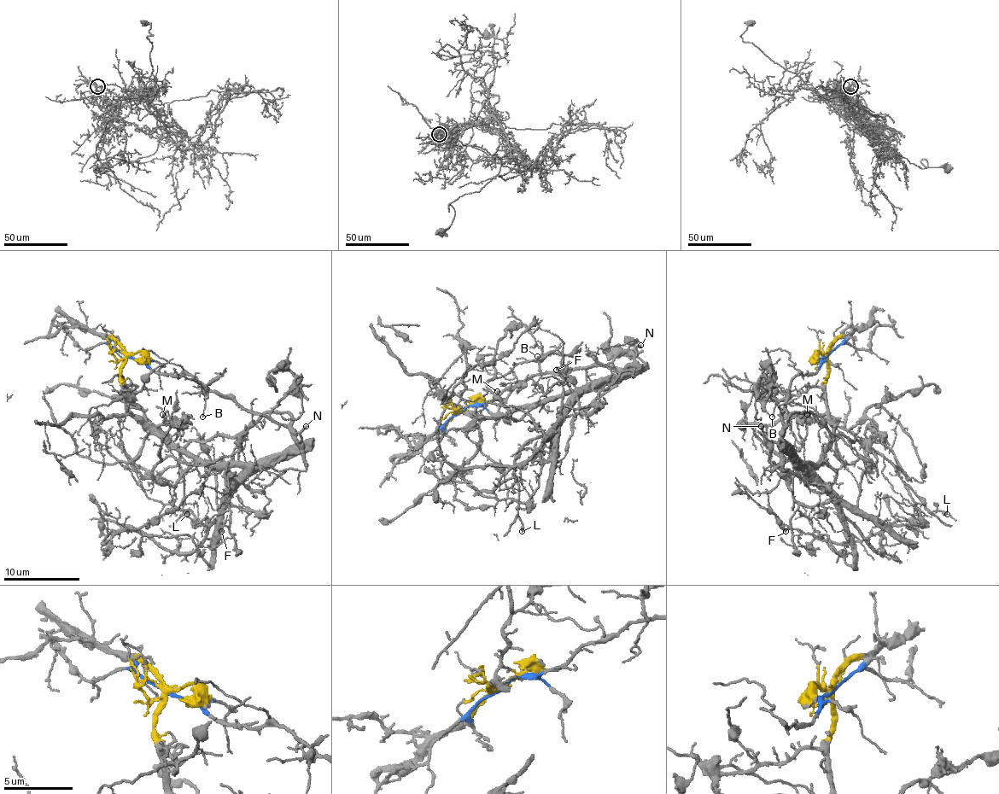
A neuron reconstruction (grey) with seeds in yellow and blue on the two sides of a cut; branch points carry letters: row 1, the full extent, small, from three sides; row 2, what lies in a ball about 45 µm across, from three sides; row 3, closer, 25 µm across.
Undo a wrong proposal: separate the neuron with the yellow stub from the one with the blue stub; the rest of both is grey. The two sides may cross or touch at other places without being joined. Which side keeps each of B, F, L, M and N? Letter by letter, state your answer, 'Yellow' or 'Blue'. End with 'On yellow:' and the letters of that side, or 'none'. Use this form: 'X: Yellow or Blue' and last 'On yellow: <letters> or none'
B: Blue
F: Yellow
L: Blue
M: Yellow
N: Blue
On yellow: F, M

